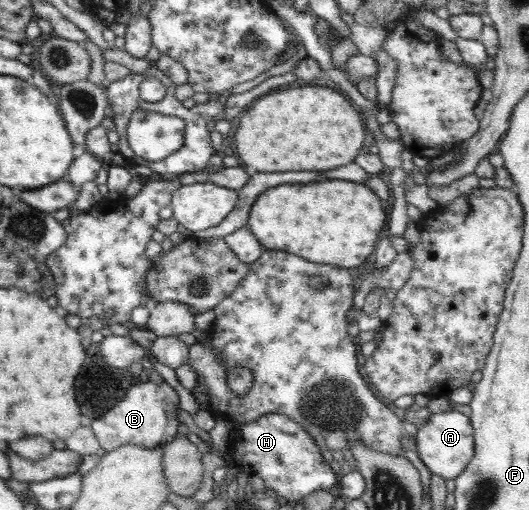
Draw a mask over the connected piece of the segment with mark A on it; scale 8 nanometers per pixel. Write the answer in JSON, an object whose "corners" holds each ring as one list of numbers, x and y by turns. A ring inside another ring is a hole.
{"corners":[[456,410,431,414,419,427,415,440,411,444,431,473,441,475,446,480,459,477,475,453,474,429,465,414]]}

